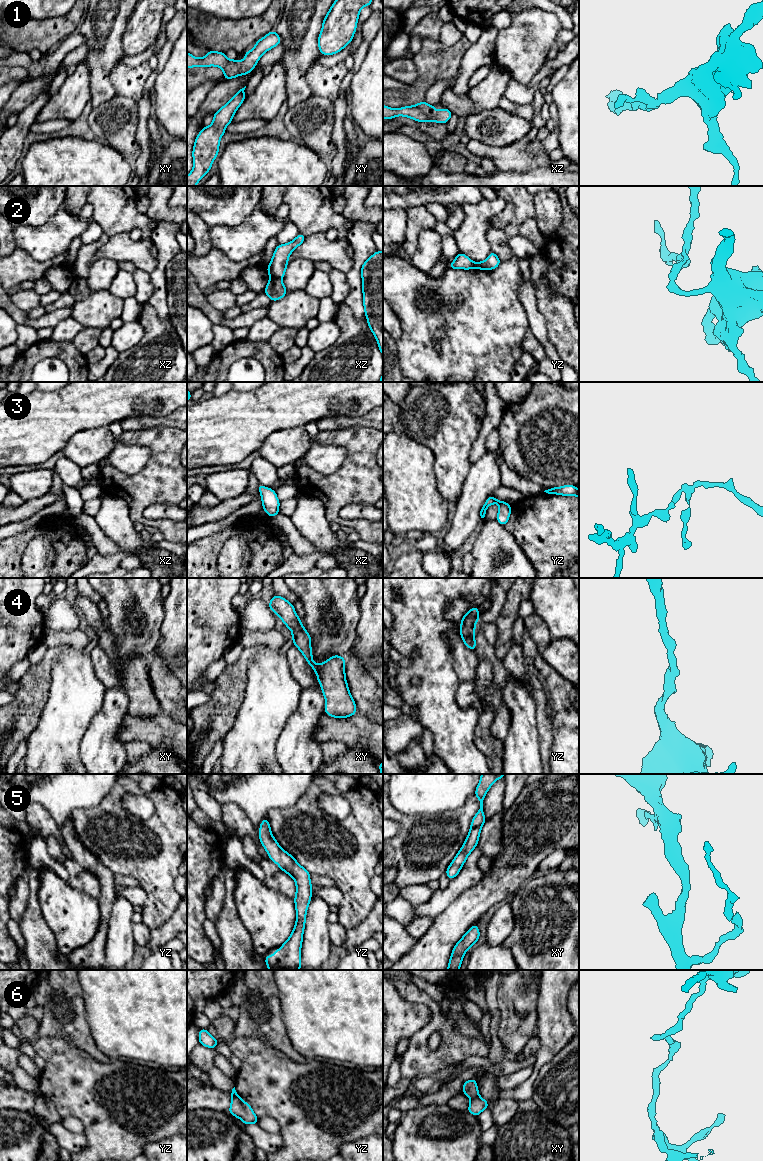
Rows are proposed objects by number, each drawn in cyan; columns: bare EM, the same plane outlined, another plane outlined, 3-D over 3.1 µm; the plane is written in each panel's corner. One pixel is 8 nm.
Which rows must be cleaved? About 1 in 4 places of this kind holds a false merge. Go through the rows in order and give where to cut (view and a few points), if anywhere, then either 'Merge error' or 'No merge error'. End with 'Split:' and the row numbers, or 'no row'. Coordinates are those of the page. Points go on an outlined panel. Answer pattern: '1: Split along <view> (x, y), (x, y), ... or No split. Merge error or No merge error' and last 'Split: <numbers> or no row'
1: No split. No merge error
2: Split along xz (281, 277), (271, 278). Merge error
3: No split. No merge error
4: No split. No merge error
5: No split. No merge error
6: Split along xy (478, 1095), (471, 1099). Merge error
Split: 2, 6

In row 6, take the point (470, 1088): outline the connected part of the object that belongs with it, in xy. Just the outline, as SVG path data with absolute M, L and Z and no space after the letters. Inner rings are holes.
M471 1079L464 1082L462 1092L466 1094L470 1099L479 1096L476 1079Z

